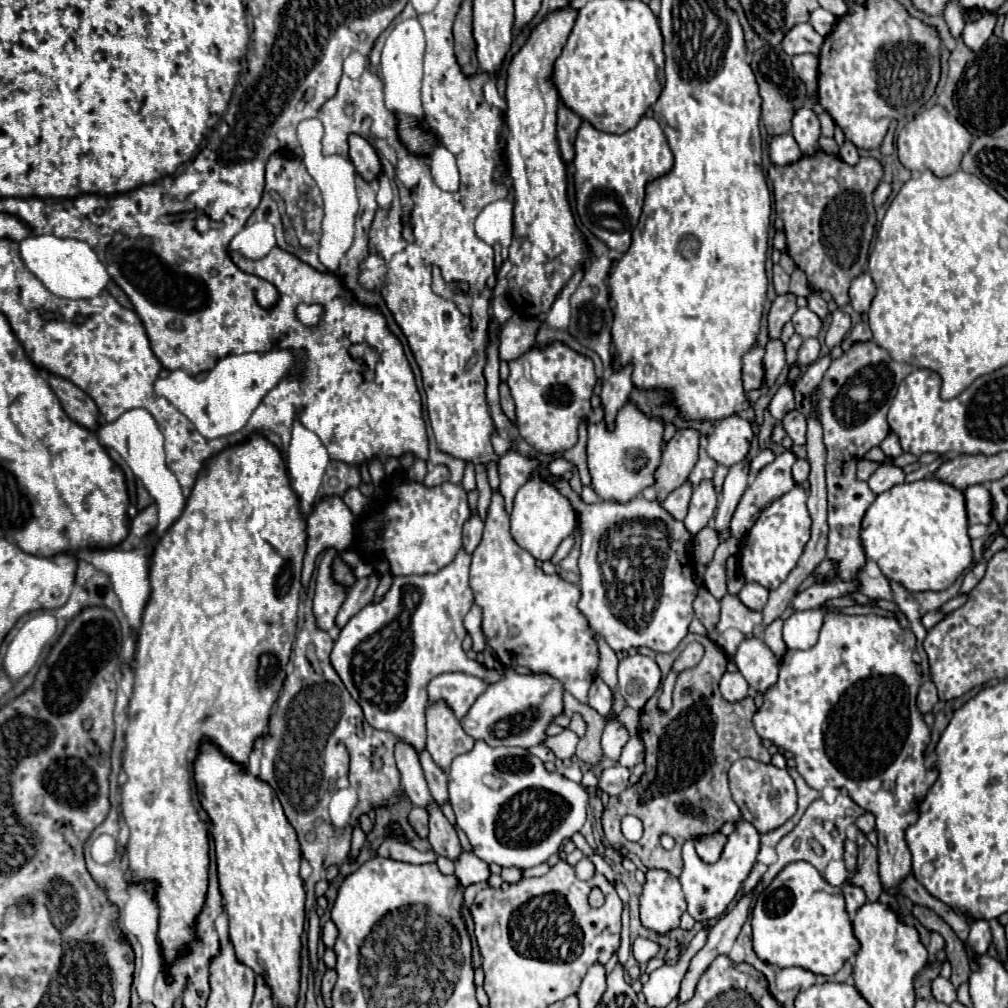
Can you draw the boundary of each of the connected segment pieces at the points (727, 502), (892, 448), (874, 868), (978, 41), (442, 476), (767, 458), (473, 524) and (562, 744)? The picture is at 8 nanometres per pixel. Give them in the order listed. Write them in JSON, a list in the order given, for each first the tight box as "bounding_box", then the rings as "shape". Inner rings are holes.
[{"bounding_box":[714,462,750,540],"shape":[[[740,462],[740,464],[730,468],[730,472],[726,476],[726,482],[724,482],[724,488],[722,488],[722,494],[720,494],[716,518],[714,518],[714,528],[720,534],[720,540],[730,536],[728,522],[730,522],[730,518],[732,518],[746,486],[748,486],[748,482],[750,482],[750,474],[748,474],[748,464],[746,462]]]},{"bounding_box":[880,434,902,458],"shape":[[[890,434],[890,436],[884,440],[884,444],[880,444],[880,448],[882,448],[884,454],[890,456],[890,458],[896,458],[896,456],[902,454],[902,448],[900,448],[900,444],[898,444],[898,440],[896,440],[894,434]]]},{"bounding_box":[846,832,882,902],"shape":[[[860,832],[857,837],[858,862],[856,872],[846,880],[852,886],[858,886],[866,892],[870,902],[876,902],[882,894],[882,884],[878,880],[878,850],[868,842],[866,836]]]},{"bounding_box":[962,12,996,50],"shape":[[[986,12],[980,20],[976,22],[968,22],[964,32],[962,32],[962,42],[972,50],[980,50],[986,40],[992,36],[992,30],[994,30],[994,24],[996,24],[996,16],[992,12]]]},{"bounding_box":[424,466,448,488],"shape":[[[432,466],[430,472],[424,478],[424,486],[426,488],[434,488],[434,486],[444,484],[446,480],[448,480],[448,468],[446,466]]]},{"bounding_box":[750,450,774,474],"shape":[[[760,450],[752,460],[750,460],[750,474],[758,474],[766,464],[774,460],[772,450]]]},{"bounding_box":[464,514,484,554],"shape":[[[478,514],[466,522],[466,526],[464,526],[464,550],[468,554],[472,554],[478,548],[480,540],[482,540],[482,528],[484,528],[484,522],[478,518]]]},{"bounding_box":[544,730,580,760],"shape":[[[564,730],[558,736],[548,736],[544,740],[544,746],[548,746],[556,754],[556,758],[564,760],[564,758],[572,758],[574,756],[574,750],[576,750],[578,740],[580,738],[572,730]]]}]

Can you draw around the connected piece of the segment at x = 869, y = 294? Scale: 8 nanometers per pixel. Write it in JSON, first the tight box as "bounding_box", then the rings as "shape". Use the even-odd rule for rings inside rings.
{"bounding_box":[850,274,876,314],"shape":[[[860,274],[856,280],[852,280],[850,304],[858,314],[866,314],[870,310],[874,294],[876,294],[876,286],[868,274]]]}

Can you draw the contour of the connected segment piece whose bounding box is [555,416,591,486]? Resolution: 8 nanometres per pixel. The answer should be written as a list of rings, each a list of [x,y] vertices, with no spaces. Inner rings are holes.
[[[587,416],[580,420],[578,427],[578,442],[576,445],[563,452],[556,453],[555,458],[563,458],[577,467],[580,475],[581,483],[585,486],[591,486],[591,477],[587,467],[586,443],[587,443]]]

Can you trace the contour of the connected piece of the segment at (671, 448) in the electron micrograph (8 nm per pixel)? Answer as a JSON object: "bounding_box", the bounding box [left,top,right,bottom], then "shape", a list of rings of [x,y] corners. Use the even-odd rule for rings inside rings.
{"bounding_box":[652,430,700,502],"shape":[[[678,430],[666,444],[652,486],[658,502],[664,502],[672,490],[680,488],[688,480],[688,474],[698,460],[698,440],[700,436],[696,430]]]}

